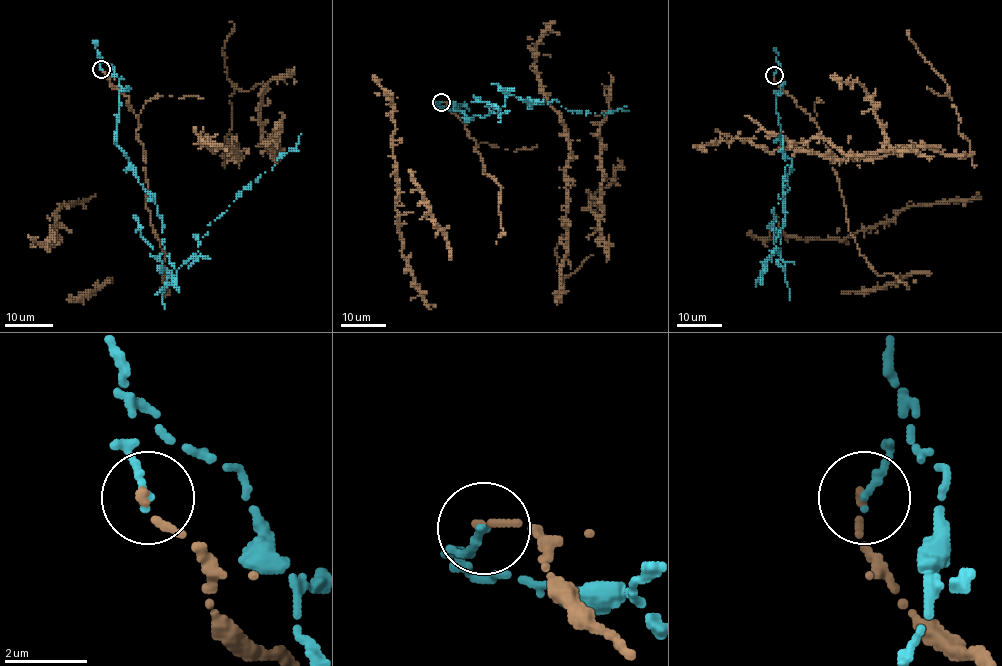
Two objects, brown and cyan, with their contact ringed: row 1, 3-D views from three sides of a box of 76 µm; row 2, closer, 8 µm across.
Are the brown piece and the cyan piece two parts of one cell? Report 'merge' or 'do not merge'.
do not merge

